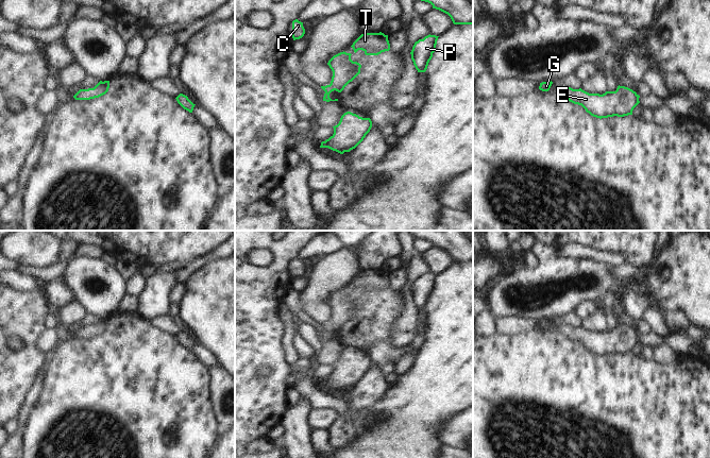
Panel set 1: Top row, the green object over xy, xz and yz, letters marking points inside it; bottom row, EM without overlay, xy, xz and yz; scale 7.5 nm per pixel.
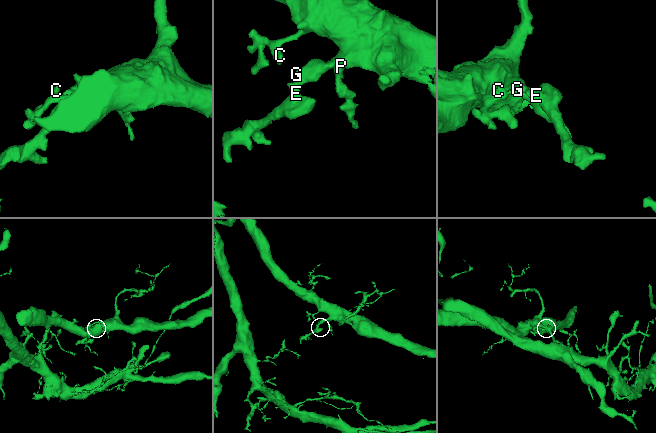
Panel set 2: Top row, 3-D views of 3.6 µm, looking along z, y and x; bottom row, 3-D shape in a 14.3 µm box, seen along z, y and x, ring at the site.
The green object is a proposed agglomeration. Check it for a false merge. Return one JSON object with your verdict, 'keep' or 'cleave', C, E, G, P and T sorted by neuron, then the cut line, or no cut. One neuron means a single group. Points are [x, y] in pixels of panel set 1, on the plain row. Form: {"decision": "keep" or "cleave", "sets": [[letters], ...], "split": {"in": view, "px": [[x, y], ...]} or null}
{"decision": "keep", "sets": [["C", "E", "G", "P", "T"]], "split": null}

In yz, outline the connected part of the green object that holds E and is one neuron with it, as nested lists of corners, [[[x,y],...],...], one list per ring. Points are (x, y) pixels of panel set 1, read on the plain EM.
[[[618,324],[615,329],[603,333],[589,332],[581,326],[561,326],[559,332],[574,342],[581,343],[587,351],[596,356],[624,355],[632,353],[633,346],[640,341],[640,334],[625,324]]]

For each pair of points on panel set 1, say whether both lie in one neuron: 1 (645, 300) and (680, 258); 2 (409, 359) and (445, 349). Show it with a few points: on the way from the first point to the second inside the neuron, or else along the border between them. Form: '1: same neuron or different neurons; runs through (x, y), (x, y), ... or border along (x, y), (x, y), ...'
1: different neurons; border along (649, 292), (655, 299), (657, 306)
2: different neurons; border along (416, 344), (417, 352), (413, 365), (398, 376)

